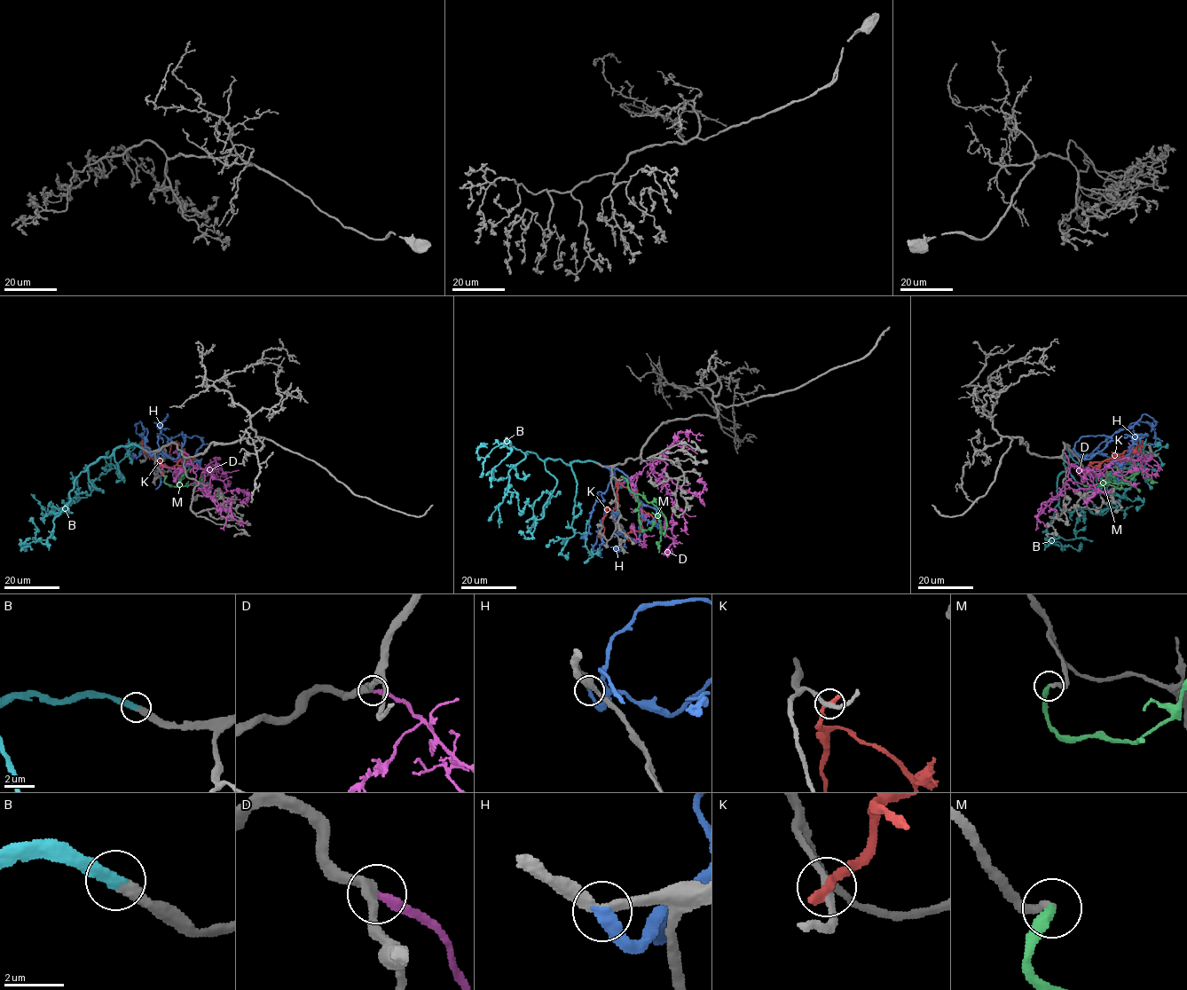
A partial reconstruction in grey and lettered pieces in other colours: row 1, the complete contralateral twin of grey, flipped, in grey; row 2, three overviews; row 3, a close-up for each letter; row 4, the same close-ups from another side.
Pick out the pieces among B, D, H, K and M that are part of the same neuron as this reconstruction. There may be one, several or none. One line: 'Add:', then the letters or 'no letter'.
Add: B, M

